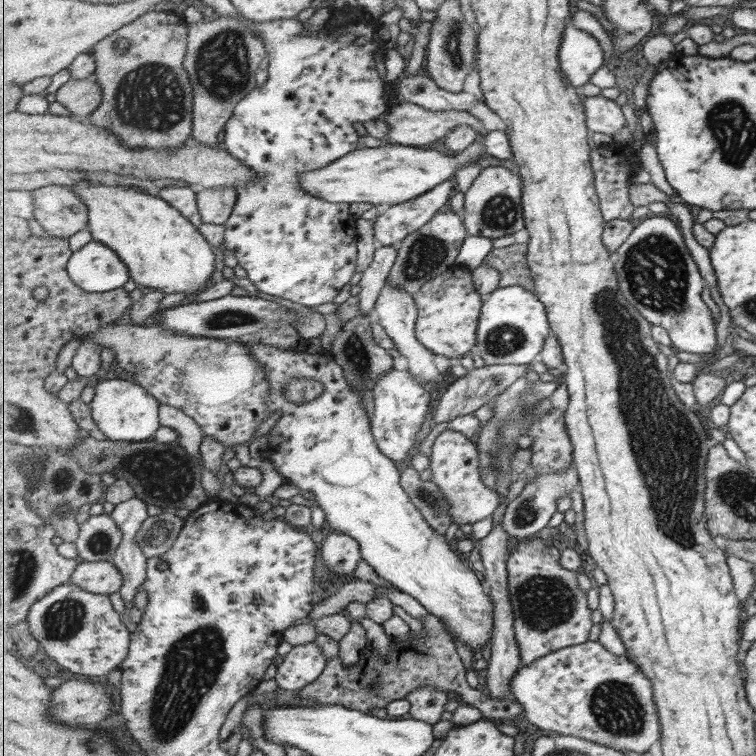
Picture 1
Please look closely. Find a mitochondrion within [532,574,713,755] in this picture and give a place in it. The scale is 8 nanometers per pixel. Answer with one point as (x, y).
(617, 708)

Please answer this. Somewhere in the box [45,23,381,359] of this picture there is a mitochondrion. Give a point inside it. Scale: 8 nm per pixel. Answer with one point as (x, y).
(150, 99)

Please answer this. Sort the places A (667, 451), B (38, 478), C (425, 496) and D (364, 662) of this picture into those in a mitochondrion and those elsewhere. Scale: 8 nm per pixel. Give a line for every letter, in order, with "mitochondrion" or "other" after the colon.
A: mitochondrion
B: mitochondrion
C: other
D: other

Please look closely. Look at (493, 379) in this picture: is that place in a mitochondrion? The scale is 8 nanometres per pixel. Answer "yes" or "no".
yes

